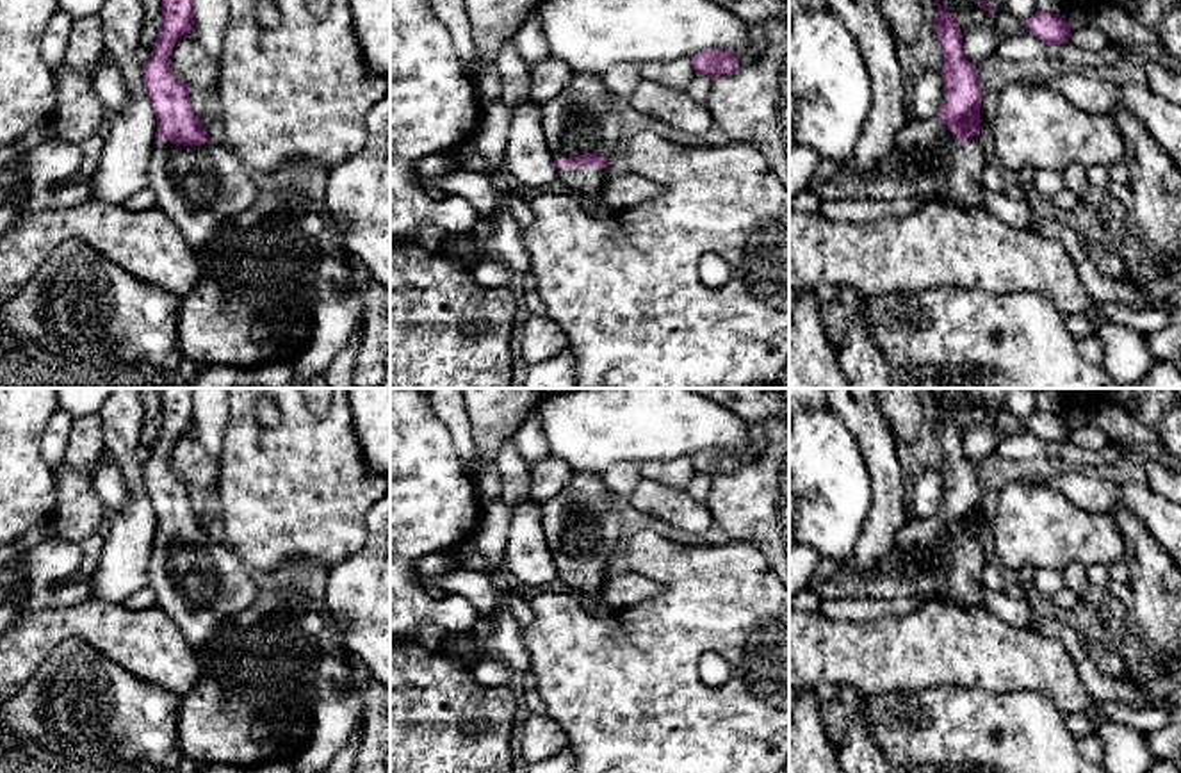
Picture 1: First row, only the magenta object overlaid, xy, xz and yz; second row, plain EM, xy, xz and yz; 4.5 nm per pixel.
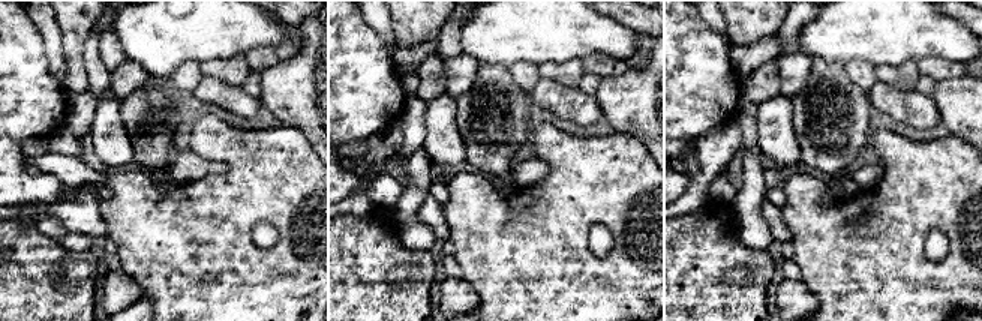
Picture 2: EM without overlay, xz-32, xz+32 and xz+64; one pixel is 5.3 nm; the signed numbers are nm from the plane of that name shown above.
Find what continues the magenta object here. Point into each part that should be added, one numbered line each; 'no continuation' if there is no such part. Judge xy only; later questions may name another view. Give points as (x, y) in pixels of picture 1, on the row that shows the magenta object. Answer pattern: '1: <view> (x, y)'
1: xy (200, 187)

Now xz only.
1: xz (585, 118)

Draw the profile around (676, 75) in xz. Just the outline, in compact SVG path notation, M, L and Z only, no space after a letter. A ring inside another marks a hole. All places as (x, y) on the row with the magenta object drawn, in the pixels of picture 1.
M680 57L672 62L648 62L638 68L641 80L657 82L673 91L686 91L696 77L691 57Z

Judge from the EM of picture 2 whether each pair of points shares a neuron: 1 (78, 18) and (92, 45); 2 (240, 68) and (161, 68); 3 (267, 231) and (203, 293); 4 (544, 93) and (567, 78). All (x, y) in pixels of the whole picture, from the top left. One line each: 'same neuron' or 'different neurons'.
1: different neurons
2: different neurons
3: different neurons
4: different neurons

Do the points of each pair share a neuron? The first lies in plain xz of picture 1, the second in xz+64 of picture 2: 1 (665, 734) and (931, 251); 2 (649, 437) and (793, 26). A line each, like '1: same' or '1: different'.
1: different
2: different

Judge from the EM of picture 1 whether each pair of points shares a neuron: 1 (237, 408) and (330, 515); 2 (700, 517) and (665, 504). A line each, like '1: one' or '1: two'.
1: one
2: one

